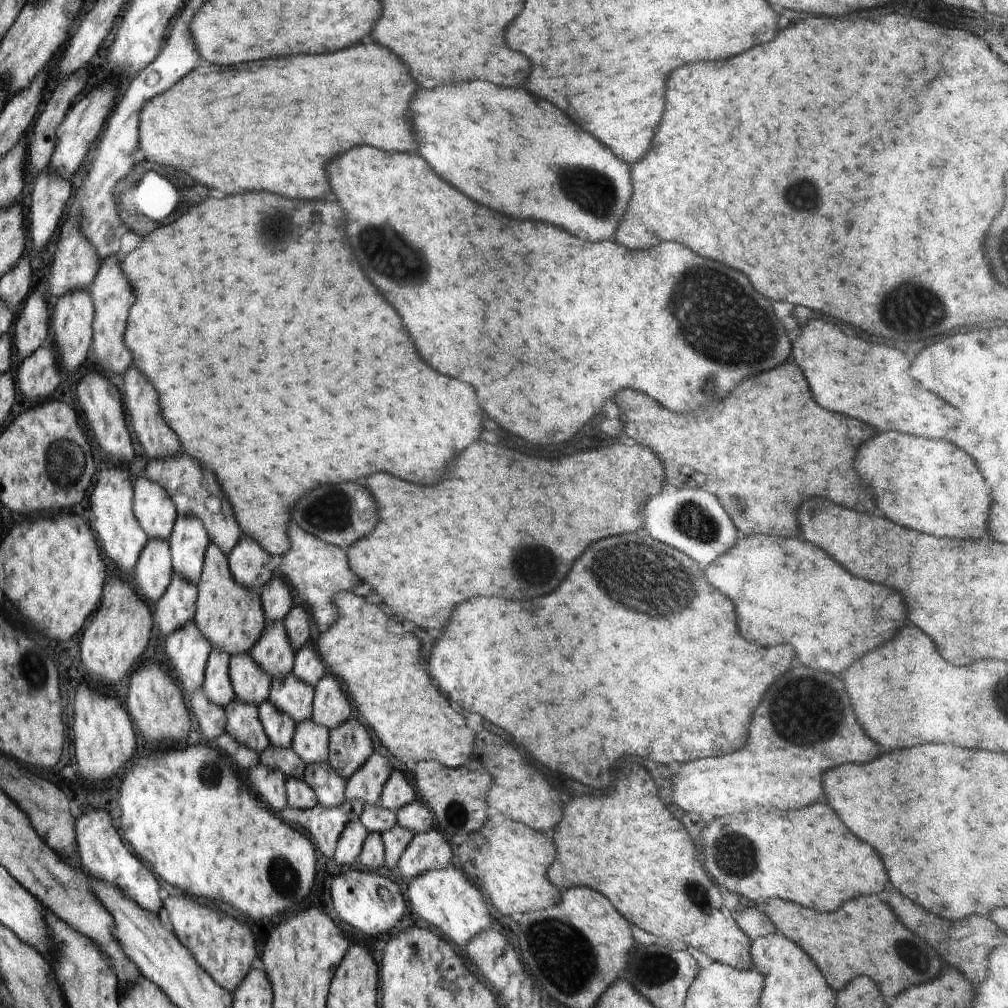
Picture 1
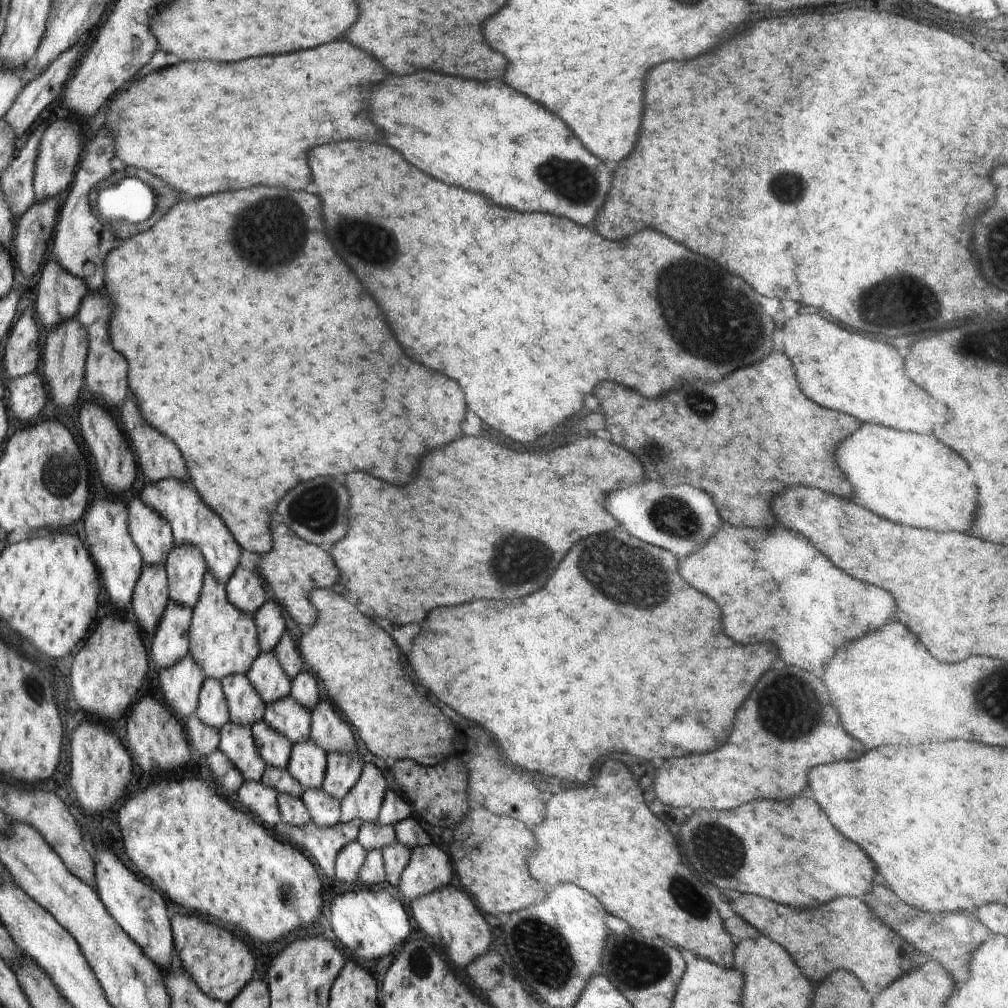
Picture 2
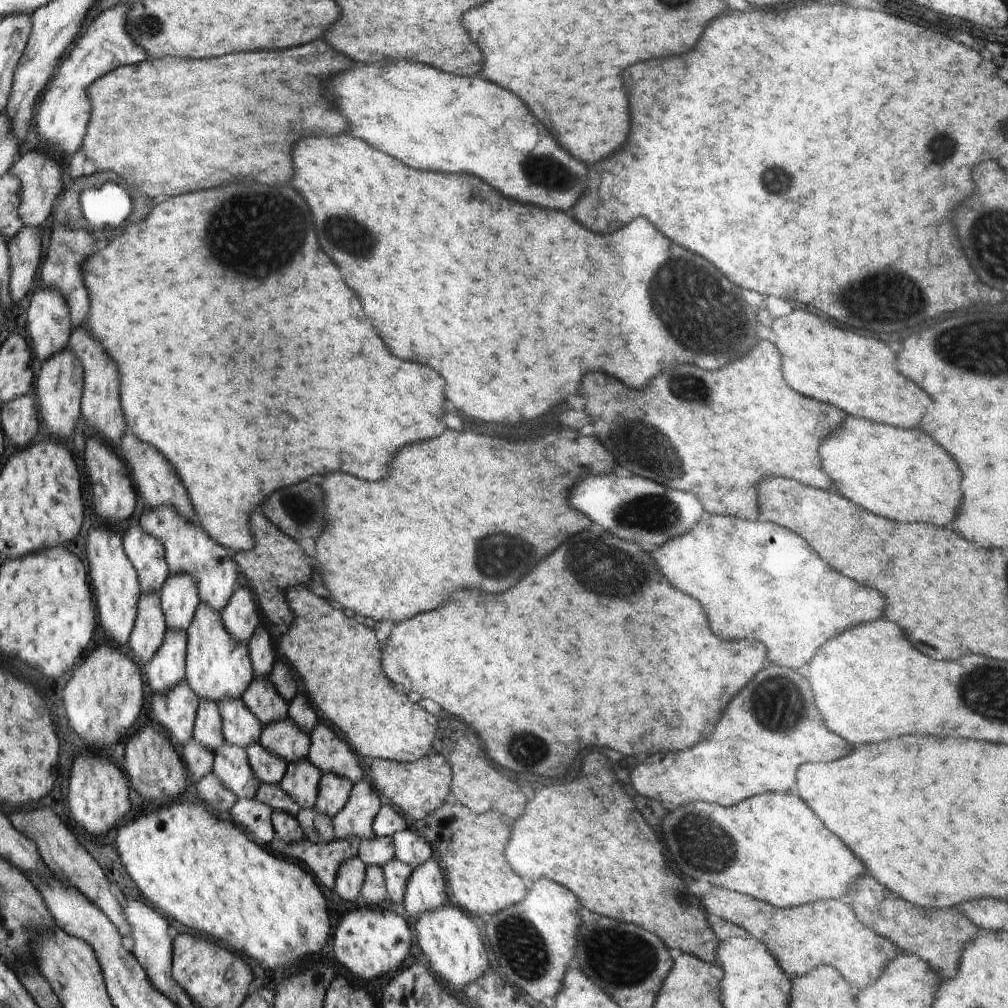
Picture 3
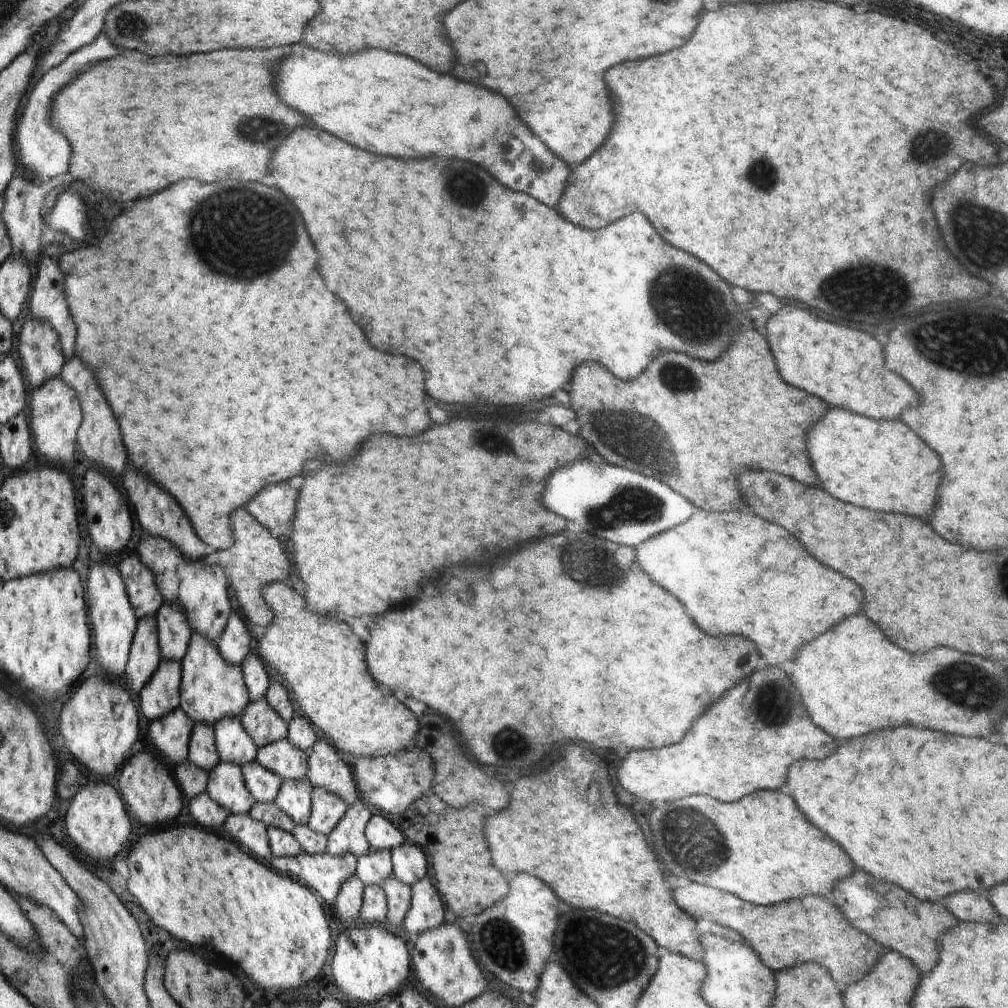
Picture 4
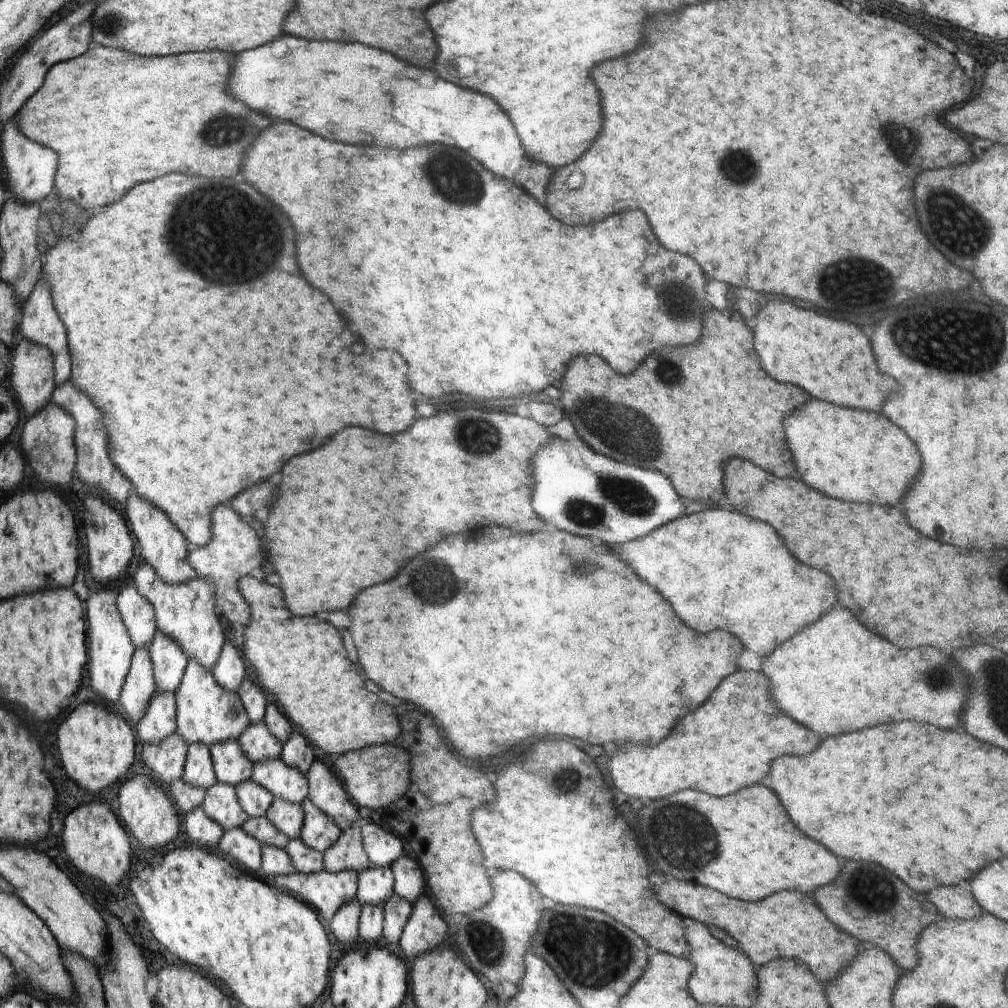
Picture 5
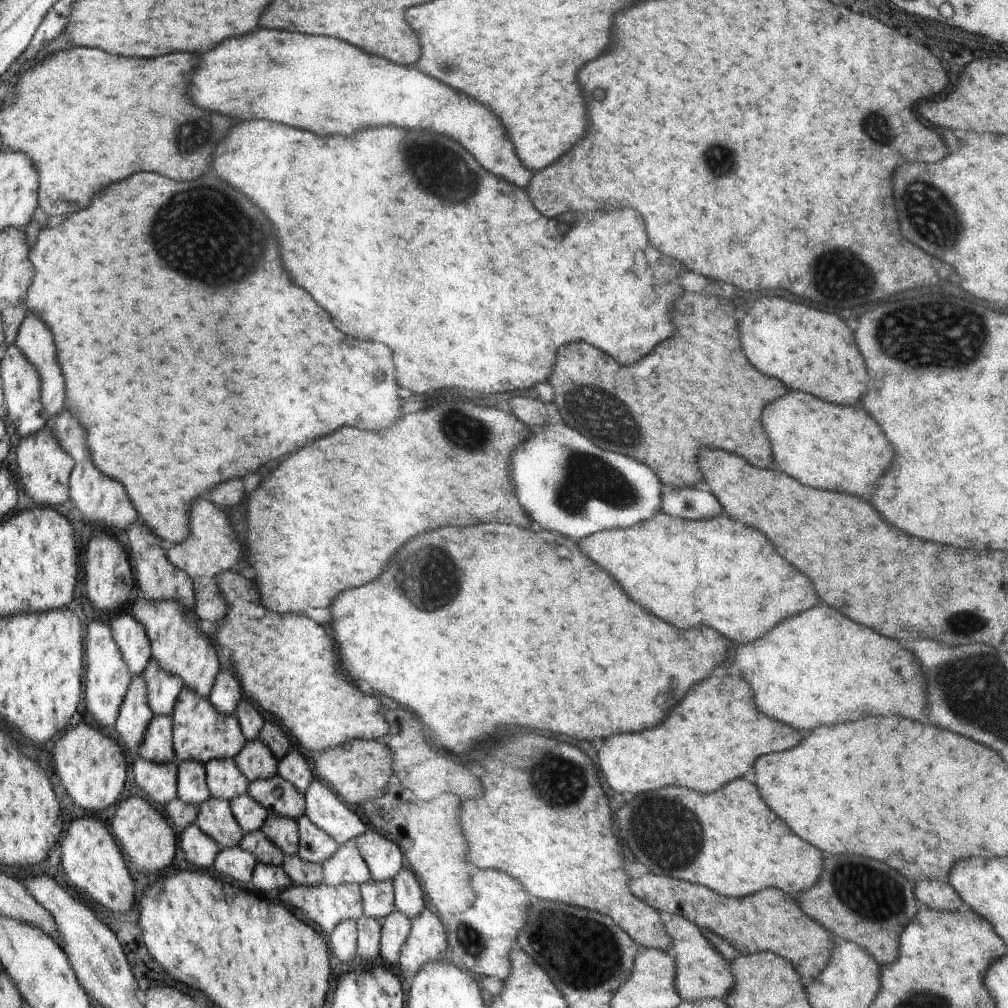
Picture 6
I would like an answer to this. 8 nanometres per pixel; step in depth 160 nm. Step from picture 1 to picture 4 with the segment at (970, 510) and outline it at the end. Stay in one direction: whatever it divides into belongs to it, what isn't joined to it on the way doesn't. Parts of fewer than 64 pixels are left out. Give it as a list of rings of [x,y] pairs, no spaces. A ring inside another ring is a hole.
[[[832,408],[822,420],[808,432],[808,452],[812,466],[820,478],[822,488],[838,500],[868,506],[872,510],[884,512],[902,512],[920,518],[928,518],[934,508],[934,494],[938,498],[938,486],[942,478],[942,468],[938,454],[926,446],[904,422],[888,422],[864,418],[860,414]]]

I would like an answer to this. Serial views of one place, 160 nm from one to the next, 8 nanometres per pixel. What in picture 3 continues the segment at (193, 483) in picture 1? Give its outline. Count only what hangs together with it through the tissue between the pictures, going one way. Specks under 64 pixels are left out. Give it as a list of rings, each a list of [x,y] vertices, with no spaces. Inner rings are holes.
[[[165,504],[146,508],[139,518],[141,527],[152,536],[159,538],[165,552],[165,559],[172,573],[188,573],[195,581],[199,590],[201,603],[208,603],[220,614],[228,604],[234,592],[234,582],[238,578],[238,564],[230,556],[218,558],[216,548],[218,543],[205,533],[196,521],[187,519],[177,511],[175,506]]]

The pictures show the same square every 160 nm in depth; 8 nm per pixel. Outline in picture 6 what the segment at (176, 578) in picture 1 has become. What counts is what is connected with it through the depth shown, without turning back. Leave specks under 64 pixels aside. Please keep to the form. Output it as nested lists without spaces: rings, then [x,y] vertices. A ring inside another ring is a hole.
[[[154,715],[144,736],[137,750],[138,756],[159,763],[172,761],[175,758],[171,715]]]

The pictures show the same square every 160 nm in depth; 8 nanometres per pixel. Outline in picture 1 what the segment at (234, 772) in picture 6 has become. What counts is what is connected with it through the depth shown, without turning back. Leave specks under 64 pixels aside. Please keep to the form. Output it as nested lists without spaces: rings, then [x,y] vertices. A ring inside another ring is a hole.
[[[249,652],[234,655],[228,668],[235,697],[240,702],[258,707],[262,702],[269,700],[273,684],[270,674],[264,672],[260,666],[256,666]]]

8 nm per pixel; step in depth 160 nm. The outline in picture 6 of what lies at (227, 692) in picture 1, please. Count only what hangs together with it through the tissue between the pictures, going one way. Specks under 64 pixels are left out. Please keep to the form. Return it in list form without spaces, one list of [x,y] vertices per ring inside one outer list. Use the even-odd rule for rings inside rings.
[[[193,760],[178,763],[177,796],[184,802],[196,803],[198,806],[211,797],[204,763]]]

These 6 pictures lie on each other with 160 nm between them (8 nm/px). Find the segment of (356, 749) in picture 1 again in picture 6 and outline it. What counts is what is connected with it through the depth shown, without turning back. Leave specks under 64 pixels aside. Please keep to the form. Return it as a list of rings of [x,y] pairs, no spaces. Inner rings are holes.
[[[306,815],[295,821],[299,830],[298,858],[322,866],[338,850],[339,844],[327,832],[312,824]]]

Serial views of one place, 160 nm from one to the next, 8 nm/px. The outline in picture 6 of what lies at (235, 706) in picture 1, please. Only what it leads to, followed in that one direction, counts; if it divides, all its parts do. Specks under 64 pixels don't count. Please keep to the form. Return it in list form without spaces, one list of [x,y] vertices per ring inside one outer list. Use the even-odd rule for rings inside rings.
[[[210,797],[199,804],[195,823],[202,832],[208,833],[221,848],[236,846],[244,835],[232,814],[228,799]]]

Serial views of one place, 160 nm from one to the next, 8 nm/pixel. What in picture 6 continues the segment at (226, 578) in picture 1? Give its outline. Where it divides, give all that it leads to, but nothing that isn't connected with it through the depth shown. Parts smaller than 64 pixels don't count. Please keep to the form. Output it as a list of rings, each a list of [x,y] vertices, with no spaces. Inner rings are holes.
[[[183,687],[170,715],[173,718],[173,751],[178,762],[193,760],[206,764],[209,760],[214,759],[234,759],[239,750],[246,744],[247,738],[242,734],[235,713],[224,714],[217,711],[208,697],[199,695],[190,687]]]

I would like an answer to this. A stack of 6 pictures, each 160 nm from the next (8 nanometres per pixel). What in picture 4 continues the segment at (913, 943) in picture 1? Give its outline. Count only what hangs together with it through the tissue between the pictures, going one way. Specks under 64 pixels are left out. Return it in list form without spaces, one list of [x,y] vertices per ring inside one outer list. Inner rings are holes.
[[[686,884],[676,888],[674,898],[676,904],[694,920],[709,920],[748,938],[750,946],[762,954],[760,958],[770,970],[778,972],[798,962],[816,962],[828,968],[840,990],[866,977],[885,951],[879,942],[852,926],[832,902],[820,896],[808,896],[774,906],[754,906],[734,894],[710,886]]]

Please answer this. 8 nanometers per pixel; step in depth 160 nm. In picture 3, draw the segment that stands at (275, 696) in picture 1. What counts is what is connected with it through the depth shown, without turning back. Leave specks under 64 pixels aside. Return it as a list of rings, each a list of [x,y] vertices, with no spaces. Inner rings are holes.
[[[286,717],[263,727],[259,742],[266,750],[293,763],[307,758],[311,738],[292,719]]]

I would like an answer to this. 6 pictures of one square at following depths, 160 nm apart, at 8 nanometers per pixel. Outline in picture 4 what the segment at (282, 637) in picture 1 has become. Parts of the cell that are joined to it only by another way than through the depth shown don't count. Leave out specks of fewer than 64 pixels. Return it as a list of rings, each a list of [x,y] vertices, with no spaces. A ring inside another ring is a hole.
[[[265,696],[250,702],[241,721],[257,748],[287,738],[289,724],[270,706]]]

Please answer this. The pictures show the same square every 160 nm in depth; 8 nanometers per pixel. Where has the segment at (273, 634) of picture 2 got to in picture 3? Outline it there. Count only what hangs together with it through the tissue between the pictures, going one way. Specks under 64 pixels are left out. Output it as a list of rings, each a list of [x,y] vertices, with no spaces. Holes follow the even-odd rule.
[[[259,625],[250,637],[249,654],[255,669],[255,677],[266,677],[273,669],[276,658],[278,658],[277,646],[273,638],[273,635]]]

